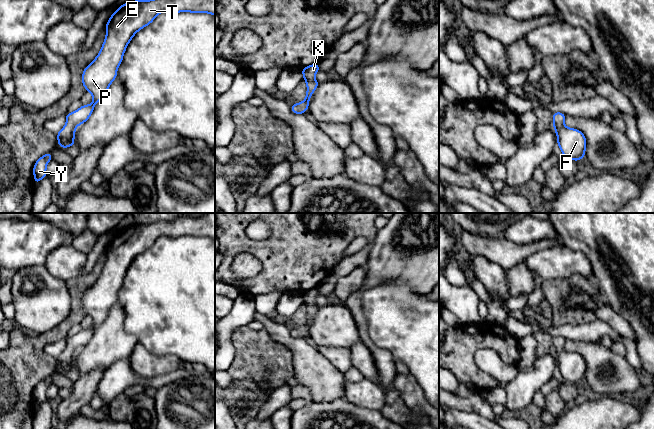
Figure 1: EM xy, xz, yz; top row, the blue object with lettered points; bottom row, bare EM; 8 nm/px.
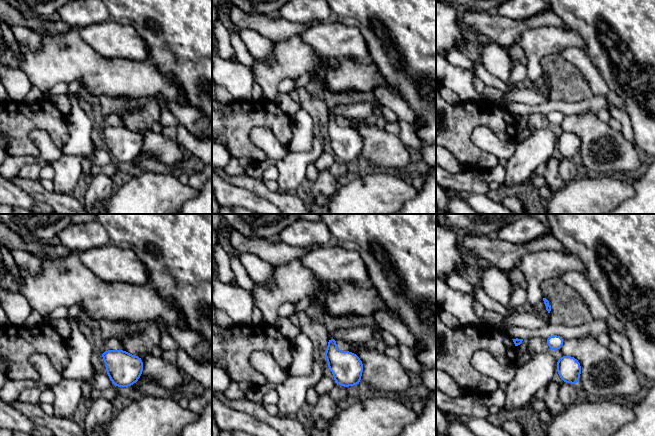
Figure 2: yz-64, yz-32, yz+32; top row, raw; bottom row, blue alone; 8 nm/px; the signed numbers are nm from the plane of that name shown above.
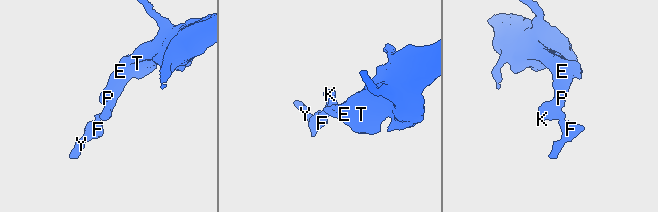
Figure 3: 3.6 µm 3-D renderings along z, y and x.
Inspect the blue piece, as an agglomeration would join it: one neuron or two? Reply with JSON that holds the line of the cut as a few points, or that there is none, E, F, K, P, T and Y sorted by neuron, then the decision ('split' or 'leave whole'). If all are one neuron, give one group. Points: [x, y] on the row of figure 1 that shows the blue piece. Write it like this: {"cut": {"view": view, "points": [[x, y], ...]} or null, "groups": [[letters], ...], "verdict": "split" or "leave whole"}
{"cut": null, "groups": [["E", "F", "K", "P", "T", "Y"]], "verdict": "leave whole"}

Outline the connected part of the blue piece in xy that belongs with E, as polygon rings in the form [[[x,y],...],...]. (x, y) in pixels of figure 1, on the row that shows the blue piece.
[[[134,0],[121,5],[111,15],[105,27],[102,48],[82,73],[82,84],[92,94],[93,101],[66,114],[67,123],[57,133],[57,145],[65,150],[68,146],[75,146],[76,127],[89,119],[95,105],[107,94],[133,36],[162,12],[176,14],[184,11],[215,16],[215,0]]]

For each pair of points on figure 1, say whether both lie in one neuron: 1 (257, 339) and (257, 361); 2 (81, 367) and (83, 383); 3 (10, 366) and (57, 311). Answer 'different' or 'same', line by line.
1: same
2: different
3: different

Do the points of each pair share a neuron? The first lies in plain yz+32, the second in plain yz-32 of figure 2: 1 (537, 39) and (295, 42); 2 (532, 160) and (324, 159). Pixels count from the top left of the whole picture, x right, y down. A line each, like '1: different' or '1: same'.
1: different
2: different

